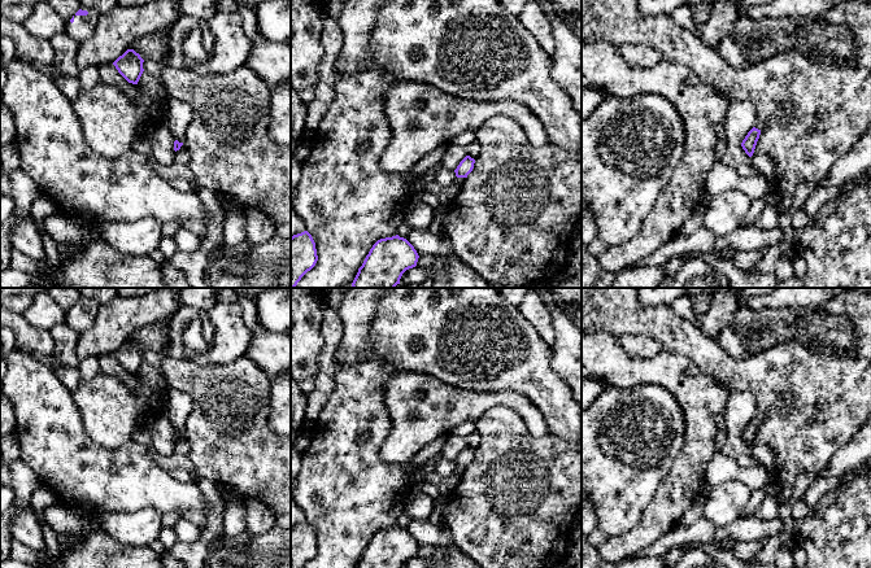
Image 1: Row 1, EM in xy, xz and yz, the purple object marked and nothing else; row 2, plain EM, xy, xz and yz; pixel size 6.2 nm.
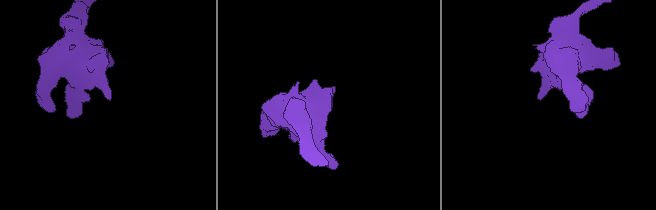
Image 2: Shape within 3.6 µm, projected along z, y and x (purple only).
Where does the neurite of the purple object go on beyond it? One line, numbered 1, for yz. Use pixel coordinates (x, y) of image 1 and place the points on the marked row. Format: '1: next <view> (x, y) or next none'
1: next none

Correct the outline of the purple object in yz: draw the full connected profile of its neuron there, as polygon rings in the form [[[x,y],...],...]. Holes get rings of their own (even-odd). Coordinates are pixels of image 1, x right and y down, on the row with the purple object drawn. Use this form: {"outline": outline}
{"outline": [[[753,127],[741,143],[742,149],[749,157],[752,157],[754,153],[759,135],[761,135],[761,130]]]}

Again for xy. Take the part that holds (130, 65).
{"outline": [[[127,49],[122,56],[119,56],[113,65],[118,73],[132,84],[138,84],[144,69],[144,60],[134,49]]]}

